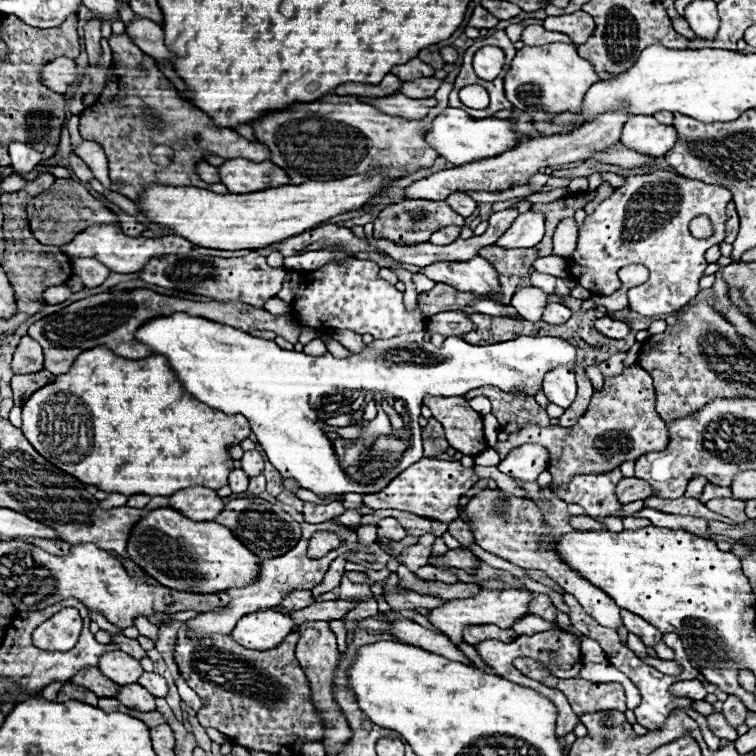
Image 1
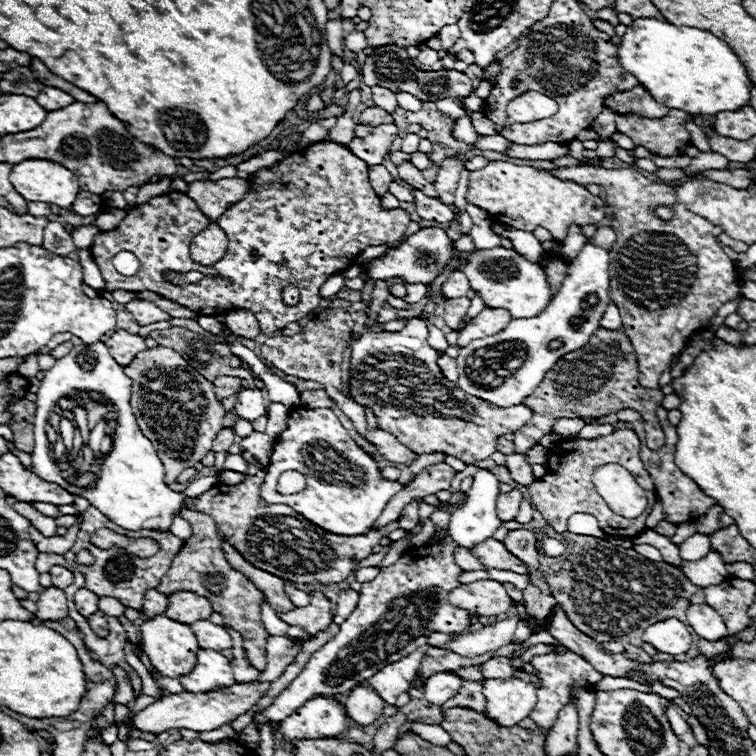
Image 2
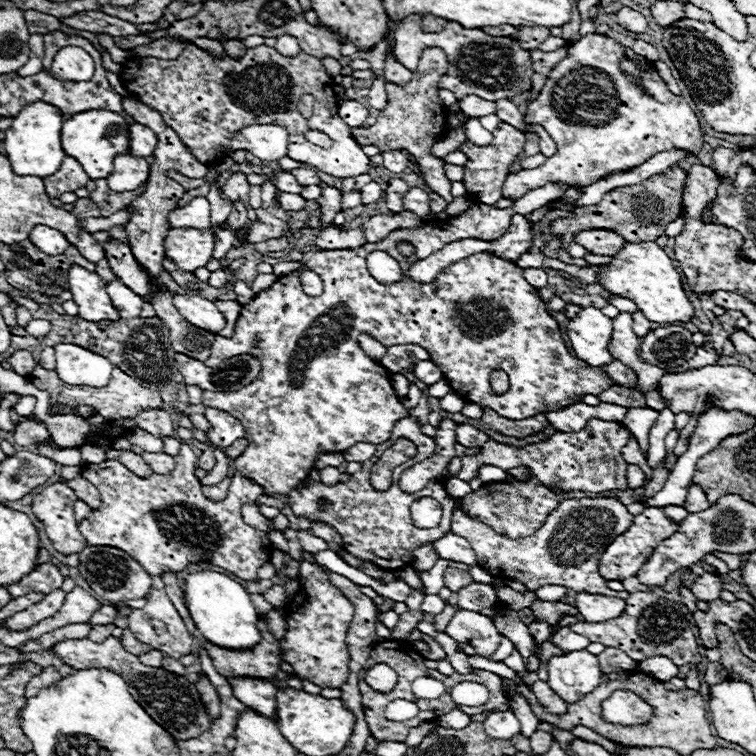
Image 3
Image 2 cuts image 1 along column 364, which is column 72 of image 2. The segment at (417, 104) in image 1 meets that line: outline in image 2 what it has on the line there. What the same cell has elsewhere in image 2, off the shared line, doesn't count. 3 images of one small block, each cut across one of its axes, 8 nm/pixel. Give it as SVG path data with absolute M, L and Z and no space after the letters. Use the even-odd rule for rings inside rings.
M46 86L46 88L38 94L36 102L38 102L44 110L52 112L52 110L60 110L60 108L64 108L64 106L72 104L72 102L74 102L74 98L72 98L70 94L66 94L66 92L62 92L62 90L58 90L58 88Z

